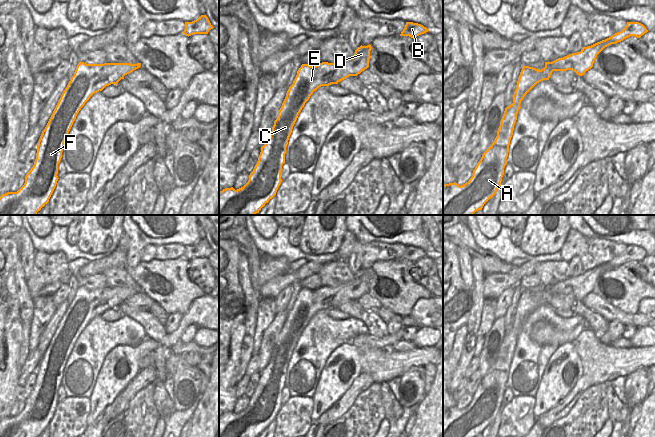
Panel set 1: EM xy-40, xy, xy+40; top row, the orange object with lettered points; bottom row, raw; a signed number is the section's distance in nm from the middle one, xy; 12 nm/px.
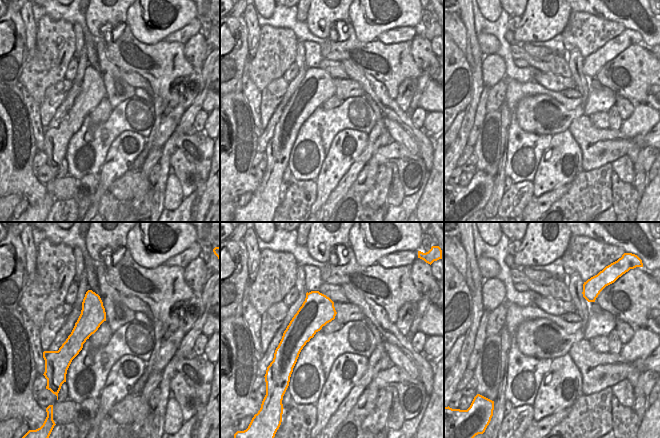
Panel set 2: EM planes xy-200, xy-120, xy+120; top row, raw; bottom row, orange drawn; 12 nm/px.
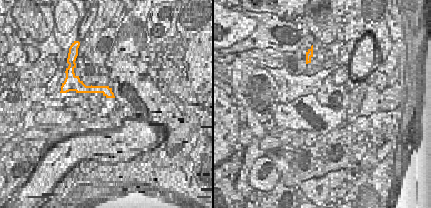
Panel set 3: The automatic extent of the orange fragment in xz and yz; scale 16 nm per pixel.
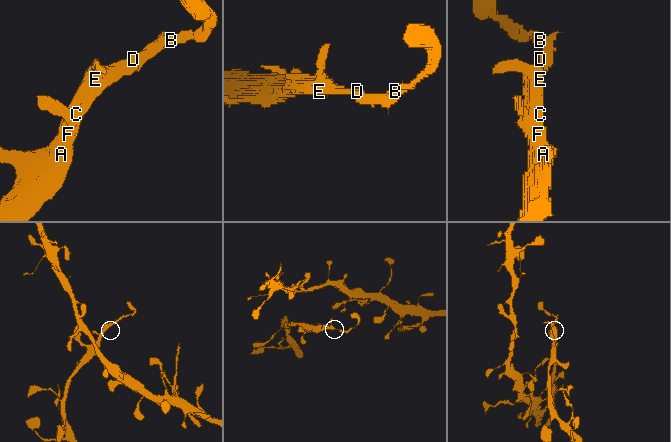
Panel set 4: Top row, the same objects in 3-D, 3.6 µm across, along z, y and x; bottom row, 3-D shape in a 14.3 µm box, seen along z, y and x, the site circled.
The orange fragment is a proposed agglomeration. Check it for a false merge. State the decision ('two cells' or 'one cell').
one cell

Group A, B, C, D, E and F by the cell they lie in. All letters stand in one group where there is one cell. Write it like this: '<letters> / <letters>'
A B C D E F

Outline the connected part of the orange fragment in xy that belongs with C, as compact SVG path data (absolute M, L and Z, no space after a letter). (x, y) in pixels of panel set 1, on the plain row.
M371 269L360 270L351 282L343 283L337 287L322 286L316 290L302 288L297 295L293 308L289 311L286 321L274 345L268 365L261 371L258 385L249 399L248 406L235 414L233 411L225 412L219 416L219 437L259 437L262 431L272 423L282 406L281 395L285 387L286 371L293 350L299 337L309 324L310 320L321 310L338 308L349 300L357 300L369 291Z

